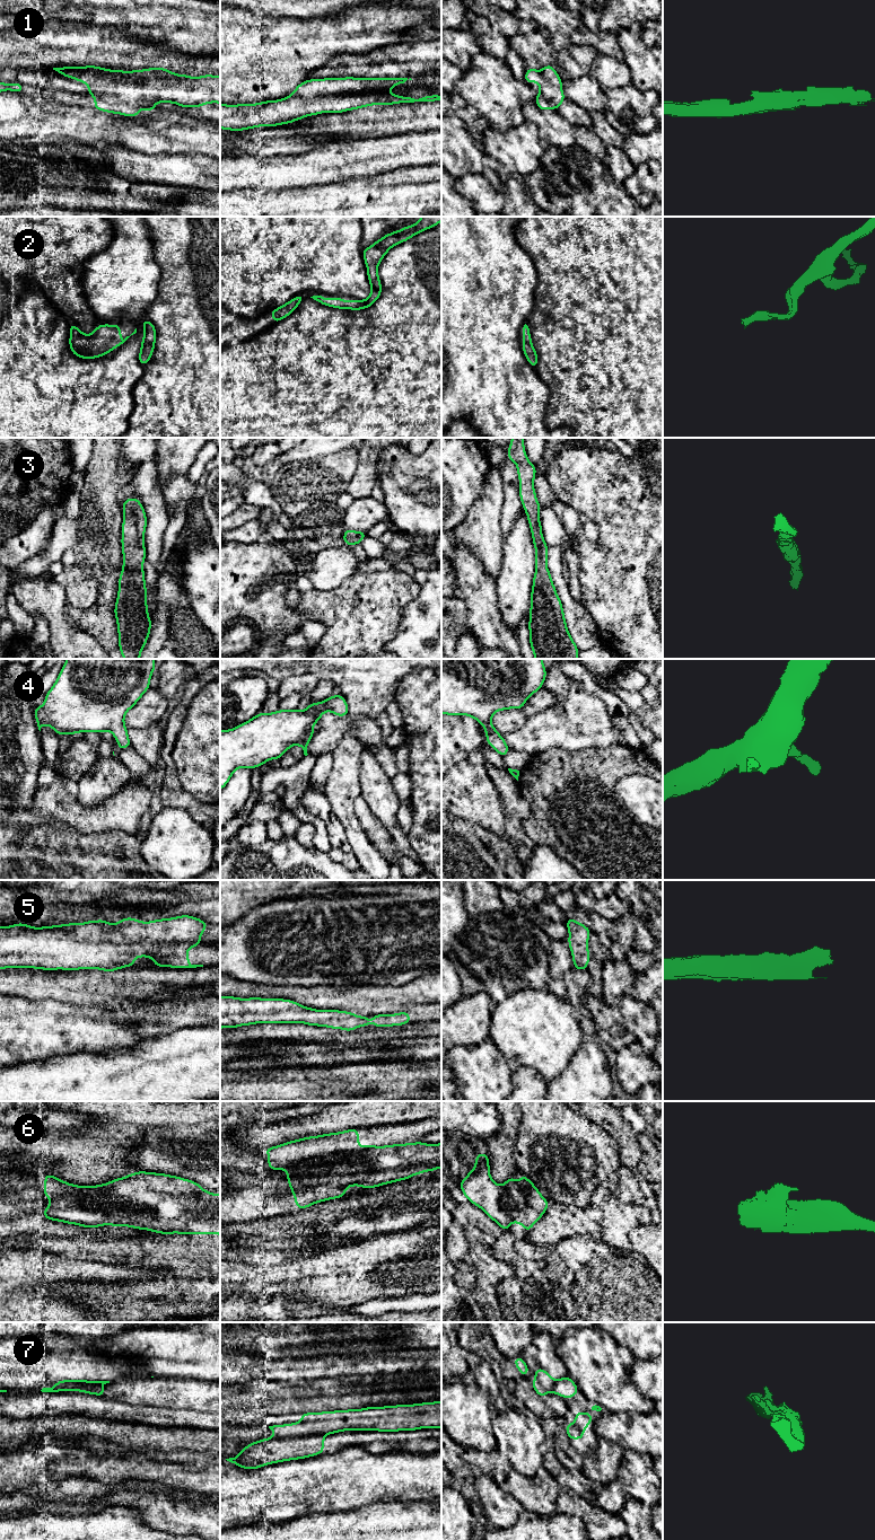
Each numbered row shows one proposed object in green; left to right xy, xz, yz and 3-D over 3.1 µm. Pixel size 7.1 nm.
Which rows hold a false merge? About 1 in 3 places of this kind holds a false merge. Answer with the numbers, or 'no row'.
6, 7

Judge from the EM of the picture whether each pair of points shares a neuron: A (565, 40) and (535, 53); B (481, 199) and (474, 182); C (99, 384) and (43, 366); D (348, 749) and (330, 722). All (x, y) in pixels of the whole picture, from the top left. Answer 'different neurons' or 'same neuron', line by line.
A: different neurons
B: same neuron
C: same neuron
D: different neurons

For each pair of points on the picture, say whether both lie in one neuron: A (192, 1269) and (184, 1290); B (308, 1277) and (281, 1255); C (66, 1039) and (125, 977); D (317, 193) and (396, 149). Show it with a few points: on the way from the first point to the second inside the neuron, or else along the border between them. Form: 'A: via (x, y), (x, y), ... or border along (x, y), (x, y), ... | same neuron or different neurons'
A: border along (165, 1274), (189, 1278), (206, 1278) | different neurons
B: border along (321, 1252), (306, 1255), (295, 1260) | different neurons
C: border along (64, 1002), (90, 1015), (114, 1010) | different neurons
D: border along (361, 177), (309, 186) | different neurons

